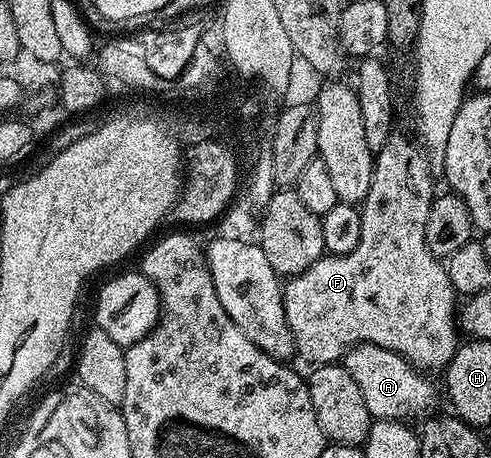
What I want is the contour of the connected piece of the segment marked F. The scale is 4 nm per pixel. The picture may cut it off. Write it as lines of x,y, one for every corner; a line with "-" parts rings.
393,132
390,140
386,140
385,146
374,154
374,165
372,168
372,179
370,180
370,192
364,197
359,207
360,219
362,220
362,236
358,236
358,244
354,252
349,254
325,253
323,258
318,259
310,268
306,268
301,274
291,275
283,283
284,288
284,311
286,312
286,324
294,336
296,354
304,357
306,361
316,366
336,364
343,359
349,347
356,346
362,342
378,344
378,348
386,348
398,356
402,356
410,365
421,372
443,371
444,367
454,356
458,345
458,295
456,289
450,284
450,276
445,263
432,255
426,248
426,216
430,216
434,189
432,190
432,174
434,168
429,165
427,155
417,143
412,144
406,135

